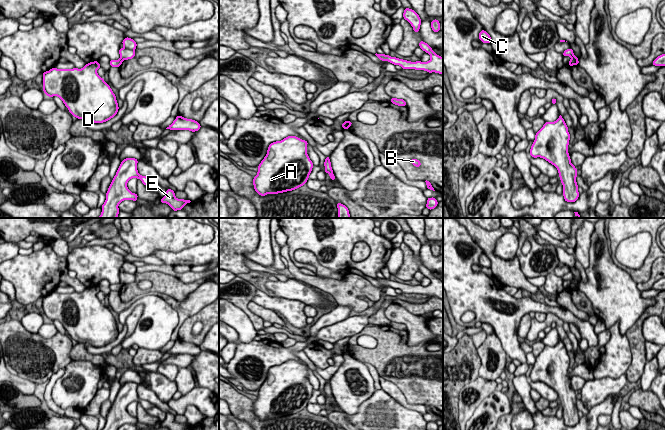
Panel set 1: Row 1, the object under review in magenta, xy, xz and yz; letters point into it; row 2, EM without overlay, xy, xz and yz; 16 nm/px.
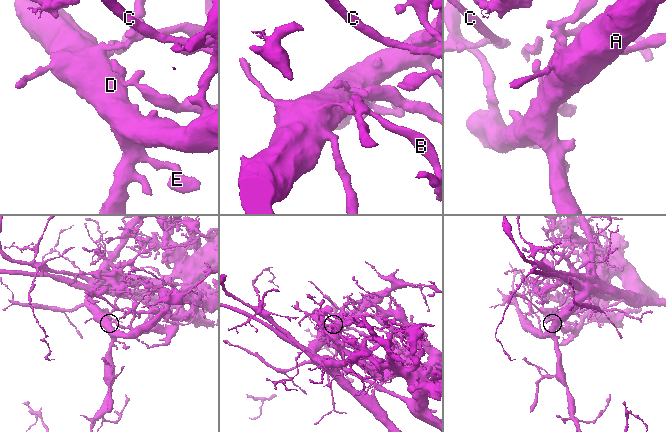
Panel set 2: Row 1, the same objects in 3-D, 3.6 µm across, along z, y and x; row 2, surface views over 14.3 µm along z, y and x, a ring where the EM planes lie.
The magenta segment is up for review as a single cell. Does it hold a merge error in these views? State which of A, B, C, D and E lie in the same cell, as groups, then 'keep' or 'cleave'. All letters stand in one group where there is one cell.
groups A D E / B C; cleave

